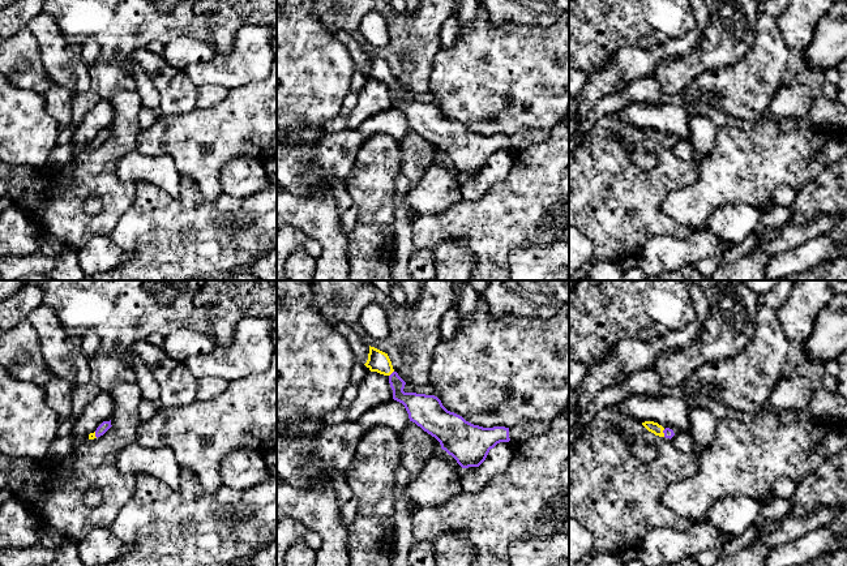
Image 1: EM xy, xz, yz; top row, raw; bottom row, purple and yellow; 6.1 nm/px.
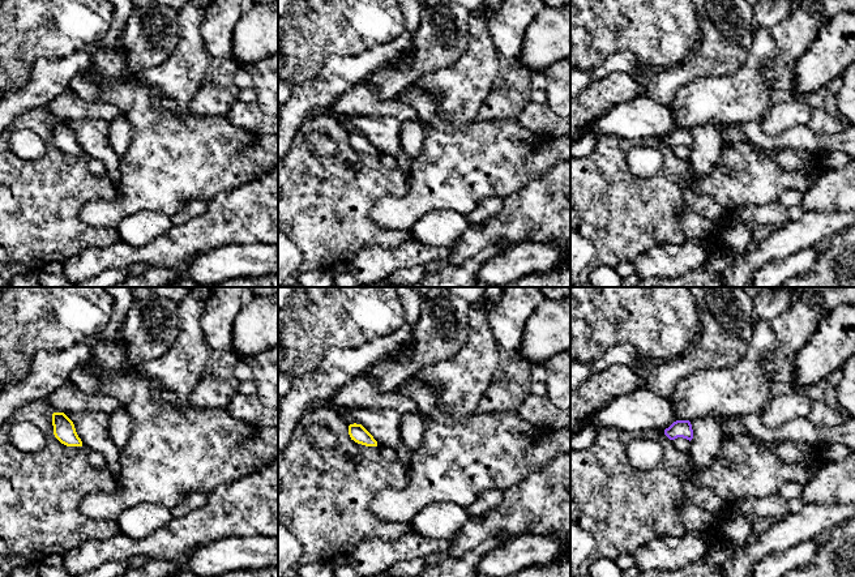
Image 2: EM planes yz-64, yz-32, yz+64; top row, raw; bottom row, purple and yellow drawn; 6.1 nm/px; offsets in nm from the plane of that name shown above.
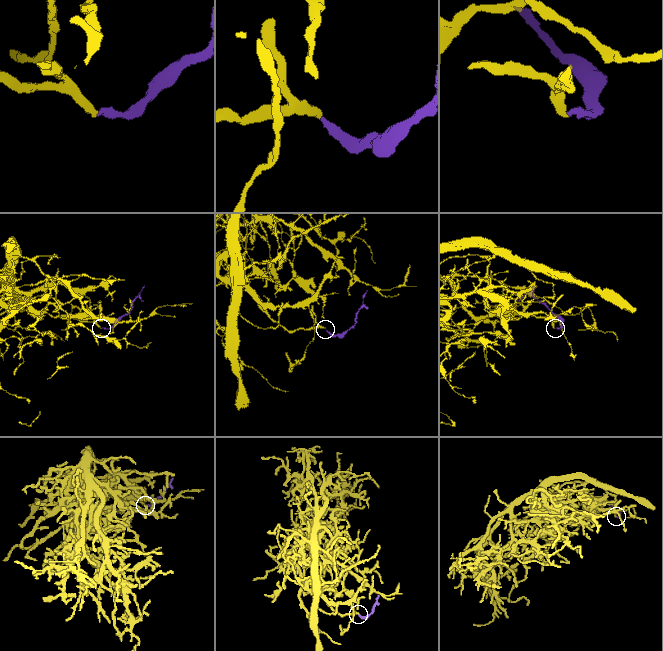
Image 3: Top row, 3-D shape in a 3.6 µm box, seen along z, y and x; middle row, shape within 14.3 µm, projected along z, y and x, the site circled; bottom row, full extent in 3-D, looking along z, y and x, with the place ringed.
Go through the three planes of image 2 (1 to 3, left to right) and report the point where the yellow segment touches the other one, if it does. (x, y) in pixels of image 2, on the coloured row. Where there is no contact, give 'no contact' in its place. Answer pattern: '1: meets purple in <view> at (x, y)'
1: no contact
2: no contact
3: no contact

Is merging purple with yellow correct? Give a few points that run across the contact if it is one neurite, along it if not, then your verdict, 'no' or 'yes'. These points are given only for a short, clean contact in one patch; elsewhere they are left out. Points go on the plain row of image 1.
line xz (416, 112), (398, 98), (392, 81), (379, 69); yes

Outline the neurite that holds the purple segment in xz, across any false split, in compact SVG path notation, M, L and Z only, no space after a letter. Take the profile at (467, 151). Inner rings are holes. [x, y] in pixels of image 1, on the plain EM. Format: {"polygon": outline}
{"polygon": "M371 55L364 72L371 80L389 85L393 107L402 111L410 129L435 145L441 156L452 163L462 176L479 175L491 156L509 150L509 136L483 136L448 119L435 103L405 100L406 90L393 77L388 61Z"}

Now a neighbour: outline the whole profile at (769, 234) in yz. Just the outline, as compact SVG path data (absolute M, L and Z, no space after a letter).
M780 227L763 230L761 236L758 237L756 245L753 246L753 250L760 248L769 240L774 239L779 233L779 230L780 230Z

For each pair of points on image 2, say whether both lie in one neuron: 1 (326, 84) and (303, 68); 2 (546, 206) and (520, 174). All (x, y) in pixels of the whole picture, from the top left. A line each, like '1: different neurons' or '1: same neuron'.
1: different neurons
2: different neurons

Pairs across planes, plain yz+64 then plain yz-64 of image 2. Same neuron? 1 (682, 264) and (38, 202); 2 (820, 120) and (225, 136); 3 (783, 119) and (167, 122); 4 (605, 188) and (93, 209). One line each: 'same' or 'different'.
1: different
2: different
3: different
4: different

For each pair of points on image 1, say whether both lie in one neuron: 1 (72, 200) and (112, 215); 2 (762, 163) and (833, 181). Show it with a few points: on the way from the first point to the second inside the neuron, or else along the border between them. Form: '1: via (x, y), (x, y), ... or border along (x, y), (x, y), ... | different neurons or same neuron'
1: via (78, 211), (86, 219), (101, 219) | same neuron
2: border along (833, 163), (798, 191) | different neurons

